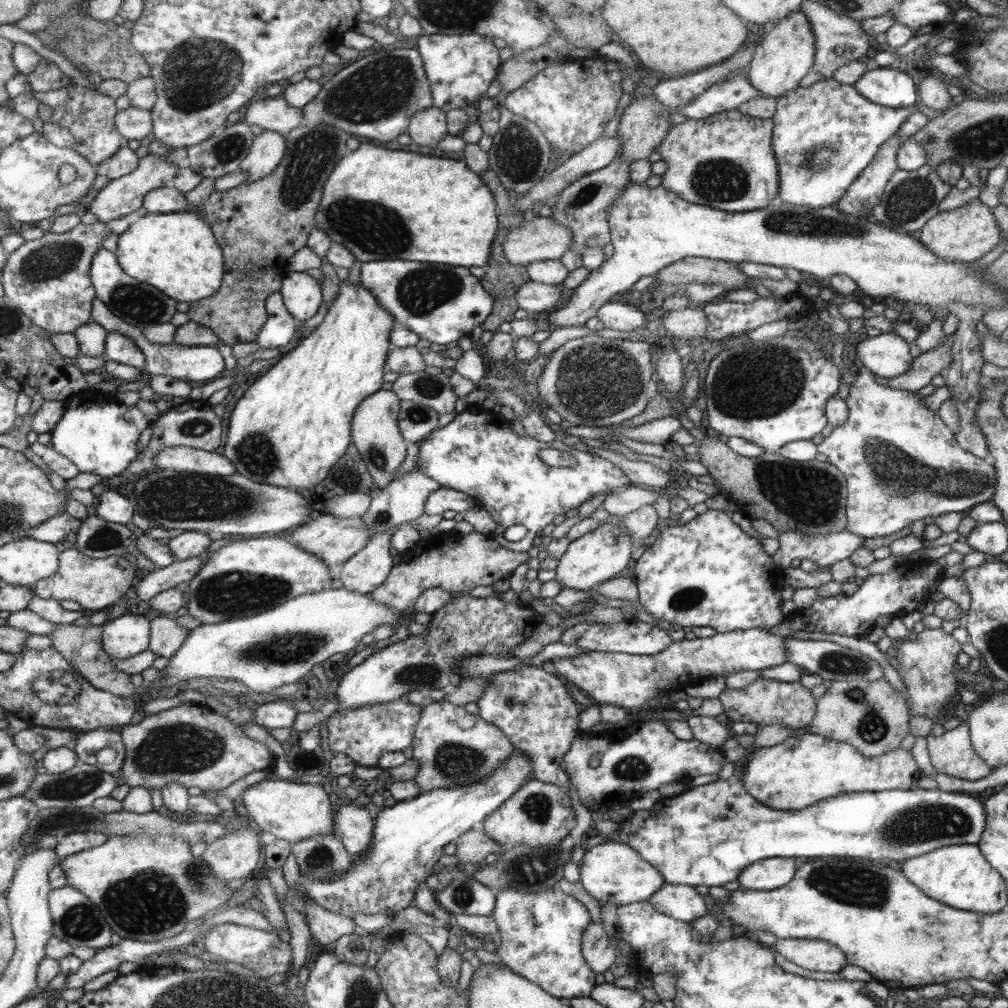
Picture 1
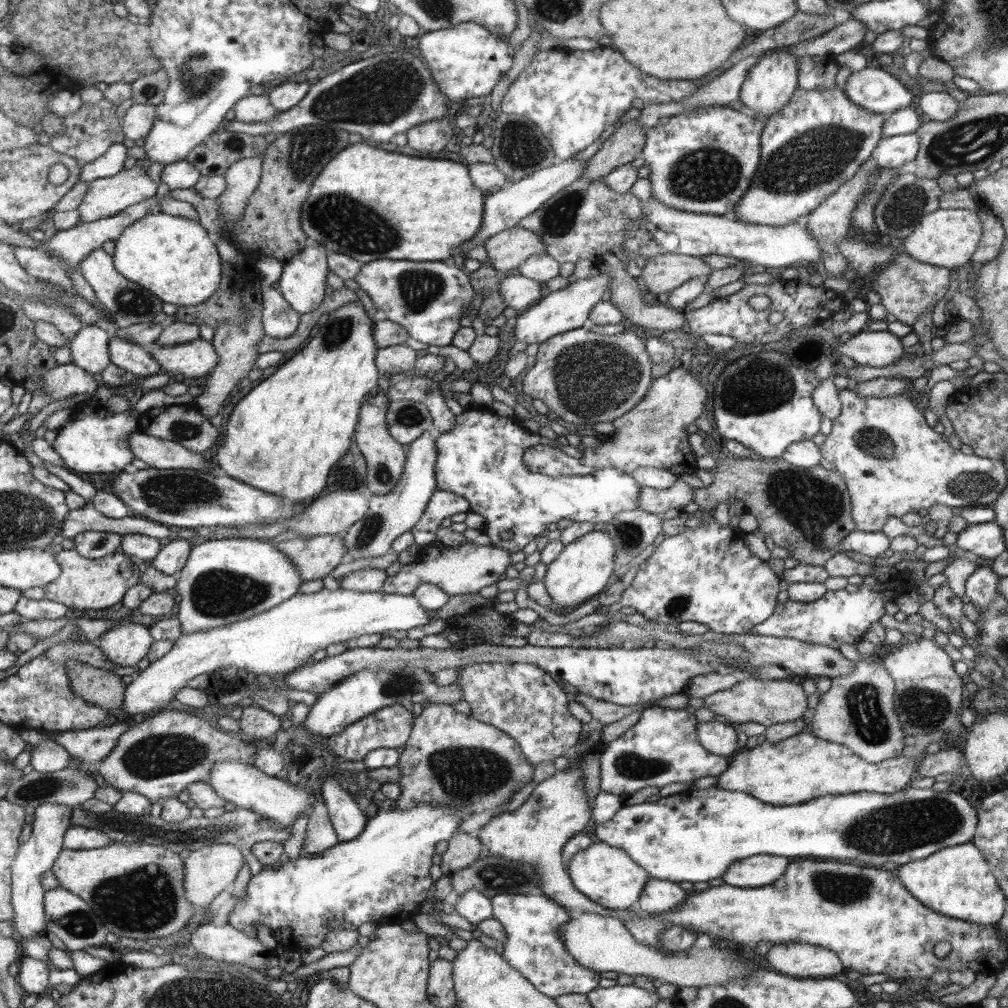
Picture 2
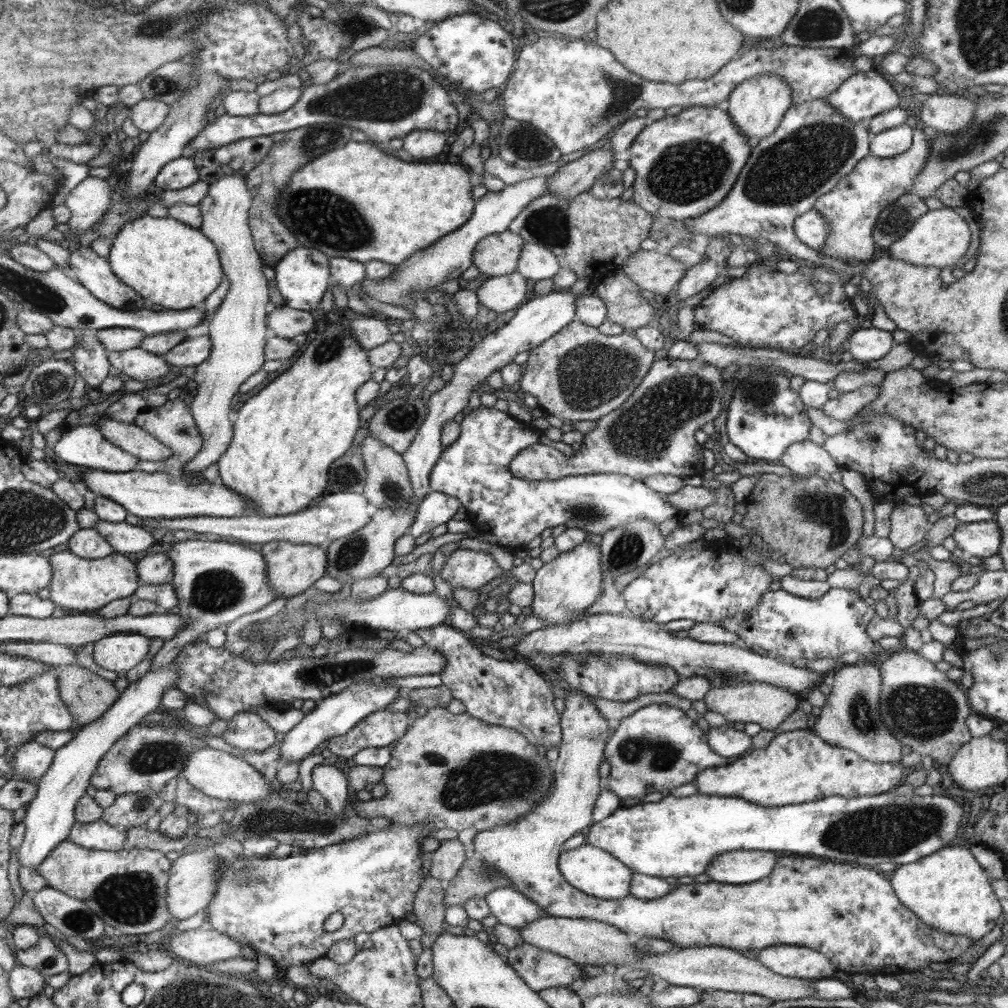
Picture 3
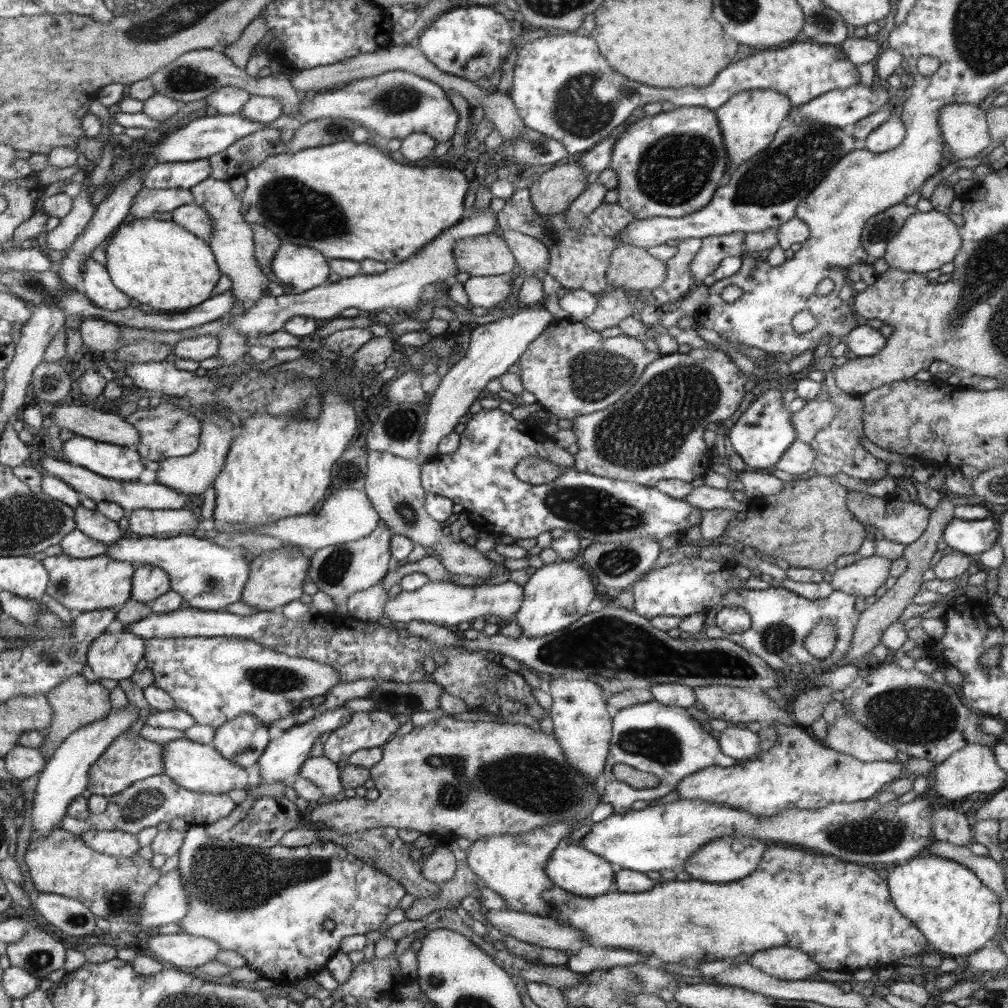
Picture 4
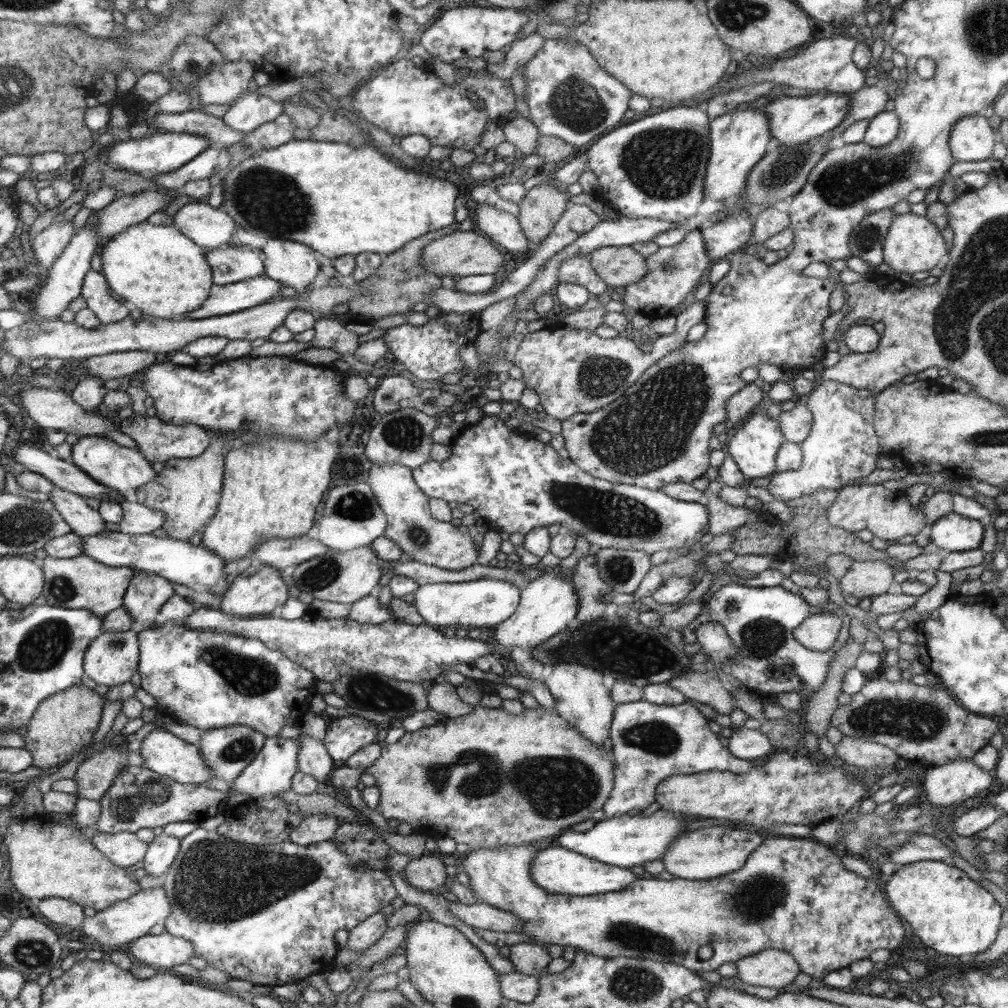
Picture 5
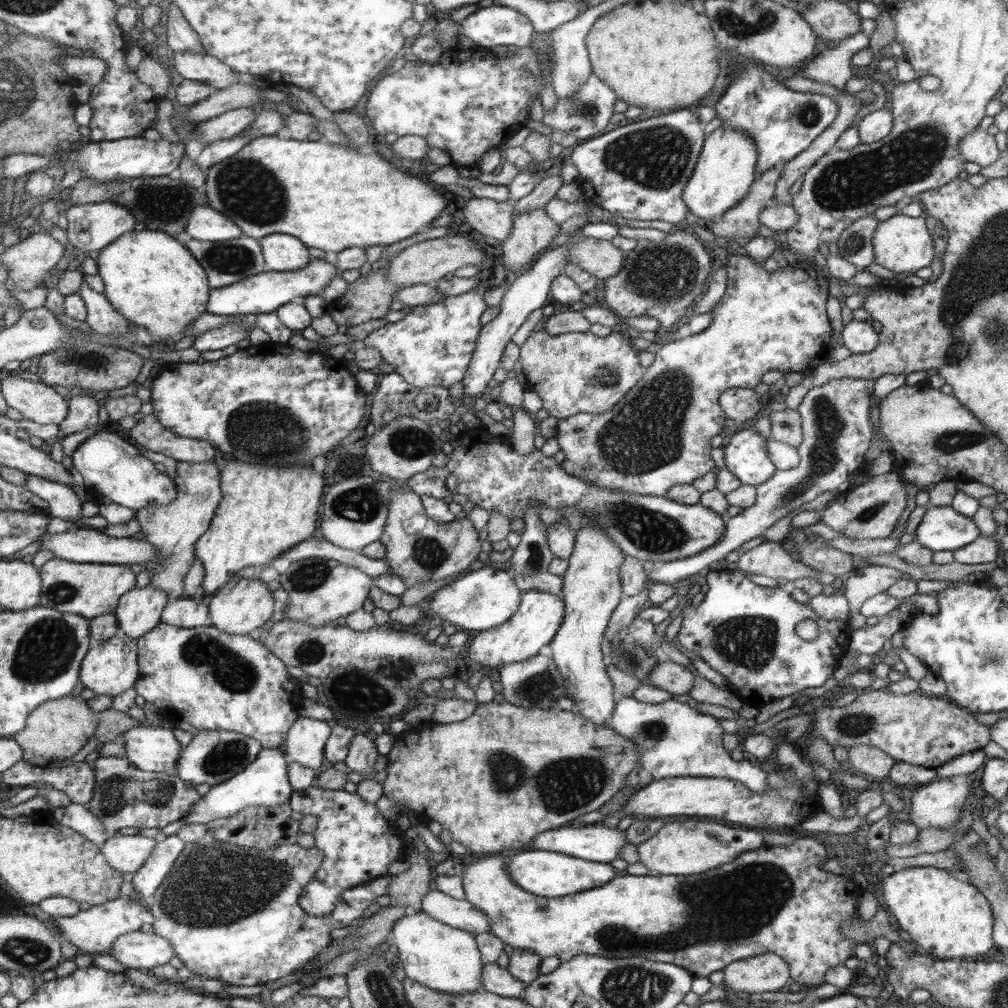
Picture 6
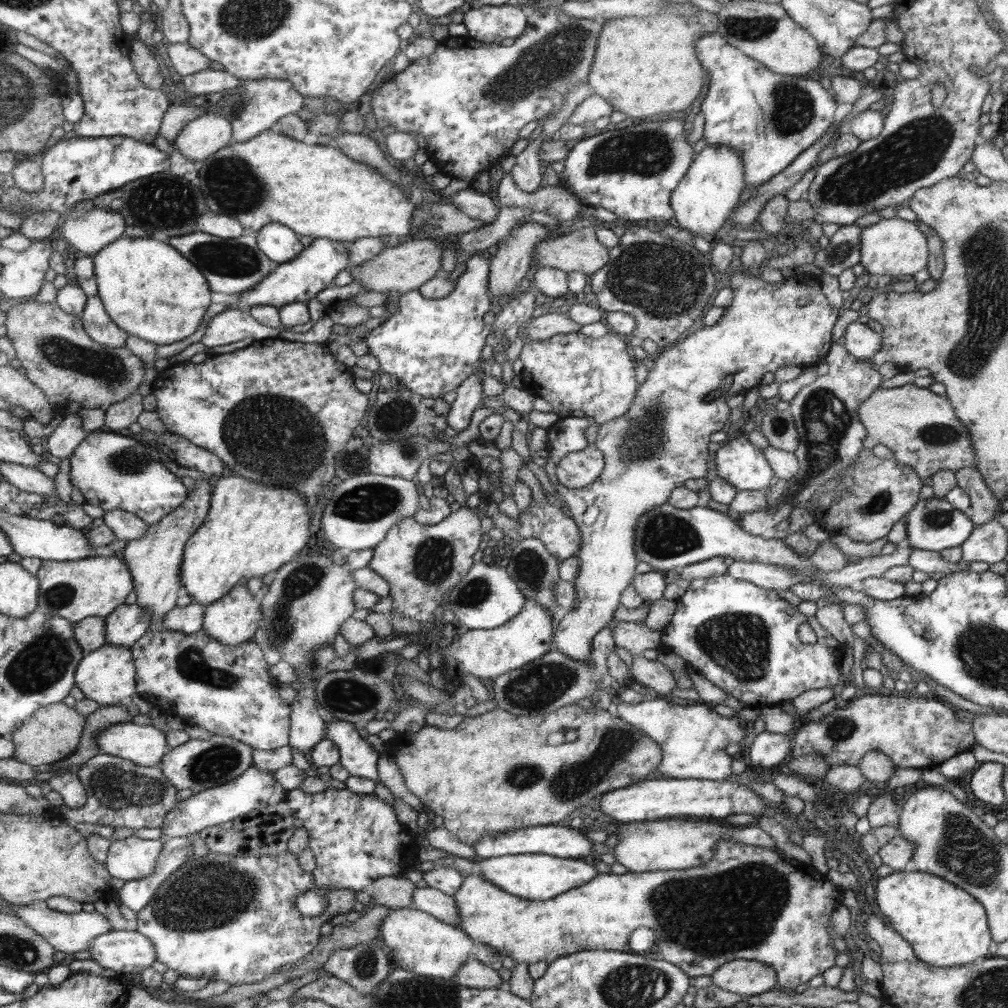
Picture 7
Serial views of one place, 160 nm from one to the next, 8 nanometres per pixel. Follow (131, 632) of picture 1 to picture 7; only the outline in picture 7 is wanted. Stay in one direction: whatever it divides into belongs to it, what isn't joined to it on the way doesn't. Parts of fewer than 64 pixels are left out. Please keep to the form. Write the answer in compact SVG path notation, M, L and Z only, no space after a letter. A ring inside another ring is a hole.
M107 643L98 650L86 652L83 660L75 670L75 685L90 698L102 706L120 705L128 701L136 692L138 685L134 682L134 663L128 646Z

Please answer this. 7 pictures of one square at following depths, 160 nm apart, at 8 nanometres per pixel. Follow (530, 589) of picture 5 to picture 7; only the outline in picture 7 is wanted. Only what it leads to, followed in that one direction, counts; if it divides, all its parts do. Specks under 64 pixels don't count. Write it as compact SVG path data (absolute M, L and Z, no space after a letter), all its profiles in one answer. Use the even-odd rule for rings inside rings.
M528 599L526 606L519 612L510 622L503 624L502 627L484 630L468 630L463 634L456 635L453 639L447 641L446 644L438 646L435 650L442 656L443 667L441 668L442 676L446 683L457 684L457 688L461 684L466 683L466 674L475 676L476 678L490 678L496 679L500 675L506 674L510 671L520 669L525 664L536 661L541 656L547 654L548 651L552 650L554 643L554 626L552 625L553 617L551 613L544 608L542 604L534 600Z

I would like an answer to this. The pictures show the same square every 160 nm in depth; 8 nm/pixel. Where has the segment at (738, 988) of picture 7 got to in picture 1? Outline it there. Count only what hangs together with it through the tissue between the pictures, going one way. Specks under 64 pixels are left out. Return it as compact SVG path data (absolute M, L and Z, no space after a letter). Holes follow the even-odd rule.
M778 939L773 944L776 952L806 970L838 972L848 964L845 952L822 940Z

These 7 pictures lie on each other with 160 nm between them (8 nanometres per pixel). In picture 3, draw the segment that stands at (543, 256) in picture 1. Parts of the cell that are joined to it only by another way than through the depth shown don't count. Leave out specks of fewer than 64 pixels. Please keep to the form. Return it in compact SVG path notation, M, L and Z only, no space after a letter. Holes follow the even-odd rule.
M504 231L483 238L476 245L472 262L479 274L499 277L516 271L525 240L519 233Z

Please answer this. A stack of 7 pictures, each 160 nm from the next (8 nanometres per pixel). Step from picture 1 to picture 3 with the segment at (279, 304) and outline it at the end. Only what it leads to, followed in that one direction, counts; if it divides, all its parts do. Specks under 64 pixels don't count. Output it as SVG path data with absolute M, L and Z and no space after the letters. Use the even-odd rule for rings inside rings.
M283 304L281 308L273 308L272 315L268 316L268 328L280 338L292 339L298 335L312 332L315 328L312 312L296 310Z

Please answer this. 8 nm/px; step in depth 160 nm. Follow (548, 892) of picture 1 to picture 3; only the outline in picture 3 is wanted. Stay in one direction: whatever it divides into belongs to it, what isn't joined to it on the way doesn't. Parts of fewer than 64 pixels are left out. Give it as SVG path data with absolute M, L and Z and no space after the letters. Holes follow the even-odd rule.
M512 886L493 890L483 899L488 903L491 916L494 916L498 920L498 923L514 929L520 930L520 928L526 928L528 924L535 923L536 920L550 916L538 904L532 901L530 897L524 896L523 893L518 892ZM524 942L518 948L509 949L508 962L533 989L570 988L576 979L587 975L575 961L559 953Z

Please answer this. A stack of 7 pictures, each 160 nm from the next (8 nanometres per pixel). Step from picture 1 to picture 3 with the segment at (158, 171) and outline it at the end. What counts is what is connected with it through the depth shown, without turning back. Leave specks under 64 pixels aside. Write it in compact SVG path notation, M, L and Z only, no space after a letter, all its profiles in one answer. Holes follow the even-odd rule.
M88 175L62 202L71 210L68 226L72 234L84 234L108 212L112 187L106 179Z

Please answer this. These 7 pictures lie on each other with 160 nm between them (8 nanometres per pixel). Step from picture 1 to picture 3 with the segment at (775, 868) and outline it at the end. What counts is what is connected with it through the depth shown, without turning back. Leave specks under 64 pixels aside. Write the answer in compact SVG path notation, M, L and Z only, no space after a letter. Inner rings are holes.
M740 850L716 856L706 875L726 884L748 884L771 875L779 864L774 852Z

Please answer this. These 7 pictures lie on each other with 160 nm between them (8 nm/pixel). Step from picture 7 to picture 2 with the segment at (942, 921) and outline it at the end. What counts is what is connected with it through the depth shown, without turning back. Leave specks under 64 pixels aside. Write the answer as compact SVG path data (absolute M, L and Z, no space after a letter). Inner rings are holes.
M970 842L944 848L928 859L899 866L897 875L907 891L928 908L953 919L984 926L998 924L1006 912L1007 898L992 874L993 869Z

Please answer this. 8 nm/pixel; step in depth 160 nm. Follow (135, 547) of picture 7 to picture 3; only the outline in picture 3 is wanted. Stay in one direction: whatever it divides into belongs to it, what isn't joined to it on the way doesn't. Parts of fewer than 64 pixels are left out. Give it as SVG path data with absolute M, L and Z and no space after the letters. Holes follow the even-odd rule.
M243 173L233 174L232 176L223 176L216 180L216 182L209 183L206 196L197 204L201 210L202 224L200 230L205 233L216 245L219 251L219 259L222 261L223 273L230 281L228 293L226 294L222 304L218 309L212 312L212 316L208 316L209 332L208 338L211 341L211 357L204 360L202 364L192 366L192 368L182 368L182 375L187 376L198 384L198 394L192 398L189 403L189 409L192 413L195 425L198 427L204 444L202 450L194 456L193 460L186 462L183 466L183 473L186 474L200 474L208 466L217 464L223 457L224 452L231 445L232 439L232 420L228 420L230 416L230 406L234 394L238 392L240 384L246 382L254 372L262 369L262 364L266 362L264 356L264 346L266 346L266 306L268 306L268 280L262 272L262 261L259 252L254 250L254 237L251 233L249 211L251 210L251 202L253 194L250 191L246 181L246 175Z

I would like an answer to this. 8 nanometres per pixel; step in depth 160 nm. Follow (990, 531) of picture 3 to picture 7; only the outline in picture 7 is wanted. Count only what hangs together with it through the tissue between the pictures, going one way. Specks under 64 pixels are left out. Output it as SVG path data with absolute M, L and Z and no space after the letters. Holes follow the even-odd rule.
M933 496L921 500L906 519L906 544L912 548L940 552L960 546L972 534L975 524L961 510L956 510L945 498Z

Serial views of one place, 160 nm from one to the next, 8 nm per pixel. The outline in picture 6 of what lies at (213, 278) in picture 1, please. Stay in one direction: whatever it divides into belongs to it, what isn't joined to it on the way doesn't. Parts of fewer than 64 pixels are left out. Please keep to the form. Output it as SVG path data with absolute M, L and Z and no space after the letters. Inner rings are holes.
M132 230L99 251L96 262L98 276L105 286L103 293L108 301L119 310L124 319L132 322L137 329L146 329L154 335L154 339L160 339L160 342L182 335L195 323L196 318L206 313L208 292L211 292L206 271L183 245L183 237L174 238L157 230Z

